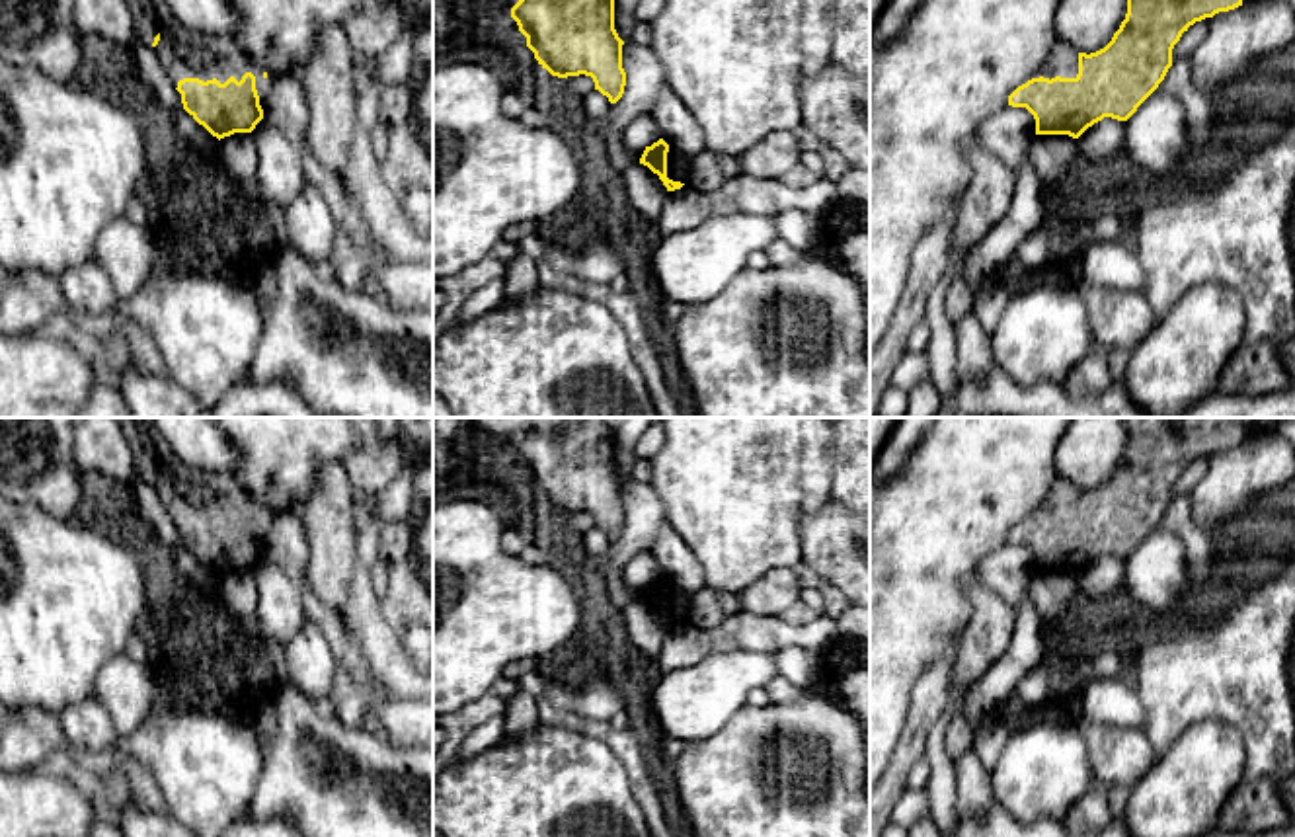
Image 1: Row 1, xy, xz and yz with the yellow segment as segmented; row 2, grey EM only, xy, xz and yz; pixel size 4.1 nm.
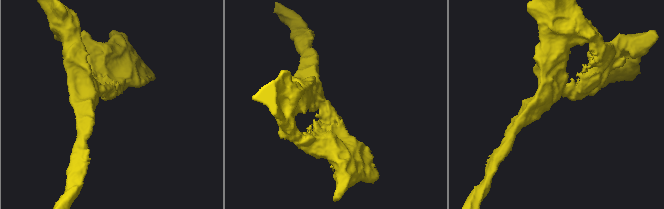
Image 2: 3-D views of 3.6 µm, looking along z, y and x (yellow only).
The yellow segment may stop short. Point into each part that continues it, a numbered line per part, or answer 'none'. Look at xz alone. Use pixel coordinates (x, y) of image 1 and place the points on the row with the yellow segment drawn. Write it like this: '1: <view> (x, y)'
none

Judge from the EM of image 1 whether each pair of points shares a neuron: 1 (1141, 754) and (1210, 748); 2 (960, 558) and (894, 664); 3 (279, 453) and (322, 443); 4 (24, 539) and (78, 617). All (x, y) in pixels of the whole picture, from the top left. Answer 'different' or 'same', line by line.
1: different
2: same
3: same
4: same

